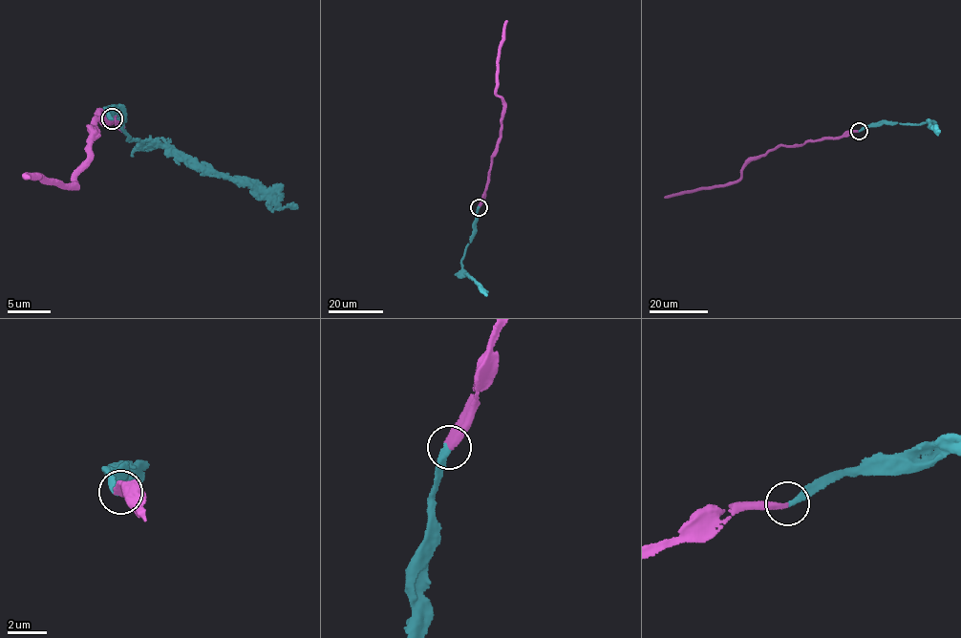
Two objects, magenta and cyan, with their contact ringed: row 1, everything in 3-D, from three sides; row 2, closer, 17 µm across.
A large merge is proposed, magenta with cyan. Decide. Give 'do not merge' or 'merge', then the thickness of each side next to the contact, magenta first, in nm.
merge; calibres 380 and 320 nm

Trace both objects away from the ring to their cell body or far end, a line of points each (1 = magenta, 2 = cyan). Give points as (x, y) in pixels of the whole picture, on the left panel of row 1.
1: (111, 119), (120, 127), (96, 111), (77, 183), (23, 174), (29, 179)
2: (111, 117), (106, 110), (126, 116), (128, 139), (162, 140), (206, 167), (247, 180), (283, 207), (298, 207)

